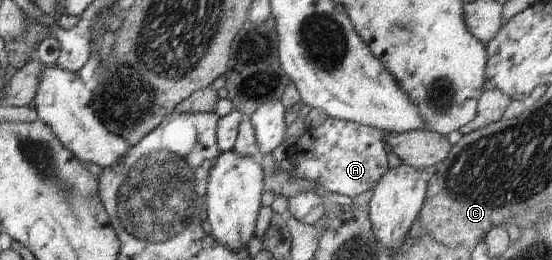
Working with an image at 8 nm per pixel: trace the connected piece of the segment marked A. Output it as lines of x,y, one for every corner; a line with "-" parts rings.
328,117
320,126
308,128
294,144
286,148
287,159
292,164
292,169
287,173
297,179
316,181
326,195
358,196
366,190
372,190
389,171
386,135
388,133
376,127

